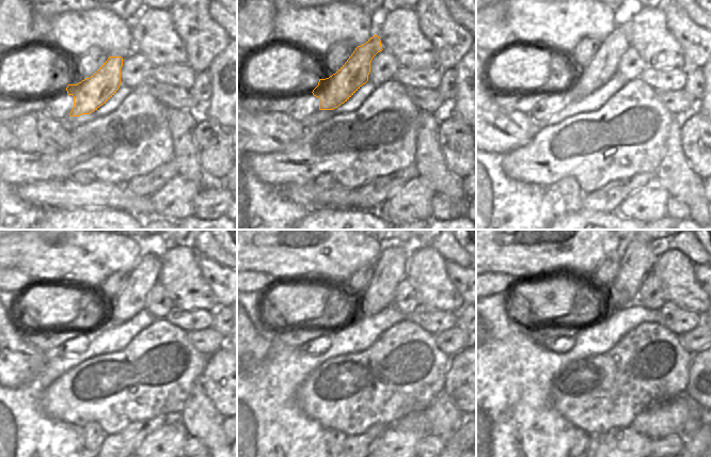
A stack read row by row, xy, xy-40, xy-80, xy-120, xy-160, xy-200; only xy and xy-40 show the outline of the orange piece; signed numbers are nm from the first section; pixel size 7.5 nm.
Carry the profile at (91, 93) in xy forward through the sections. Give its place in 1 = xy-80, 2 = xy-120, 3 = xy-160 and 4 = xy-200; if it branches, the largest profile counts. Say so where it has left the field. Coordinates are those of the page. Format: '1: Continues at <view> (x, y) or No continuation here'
1: Continues at xy-80 (604, 64)
2: Continues at xy-120 (130, 300)
3: Continues at xy-160 (391, 268)
4: Continues at xy-200 (640, 256).

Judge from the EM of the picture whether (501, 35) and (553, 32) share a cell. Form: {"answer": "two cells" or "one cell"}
{"answer": "two cells"}

